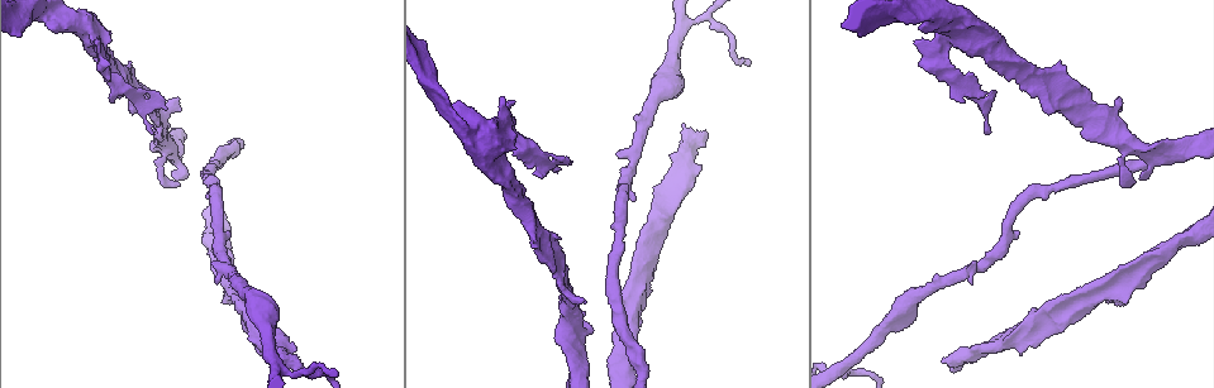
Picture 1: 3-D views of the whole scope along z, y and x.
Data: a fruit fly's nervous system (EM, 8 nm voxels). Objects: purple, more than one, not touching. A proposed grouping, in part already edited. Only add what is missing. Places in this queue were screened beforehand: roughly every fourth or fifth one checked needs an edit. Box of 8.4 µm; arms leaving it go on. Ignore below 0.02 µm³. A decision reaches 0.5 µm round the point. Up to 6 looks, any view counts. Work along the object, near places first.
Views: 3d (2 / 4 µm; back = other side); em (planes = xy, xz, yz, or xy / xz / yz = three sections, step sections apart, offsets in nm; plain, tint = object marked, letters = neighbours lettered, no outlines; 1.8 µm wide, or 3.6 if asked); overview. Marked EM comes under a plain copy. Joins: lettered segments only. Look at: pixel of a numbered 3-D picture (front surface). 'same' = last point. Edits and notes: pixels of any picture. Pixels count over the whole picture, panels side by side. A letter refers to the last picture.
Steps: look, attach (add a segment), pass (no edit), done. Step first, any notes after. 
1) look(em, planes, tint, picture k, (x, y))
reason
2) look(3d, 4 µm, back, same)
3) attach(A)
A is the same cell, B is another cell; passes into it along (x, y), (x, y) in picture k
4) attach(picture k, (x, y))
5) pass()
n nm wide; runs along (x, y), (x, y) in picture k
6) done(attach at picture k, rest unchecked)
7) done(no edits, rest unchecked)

look(3d, 2 µm, picture 1, (1140, 178))
free end

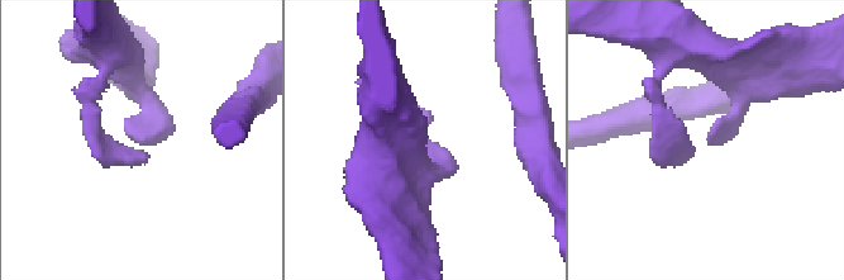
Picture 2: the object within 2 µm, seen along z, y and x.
look(em, xy, step 8, letters, picture 2, (133, 137))

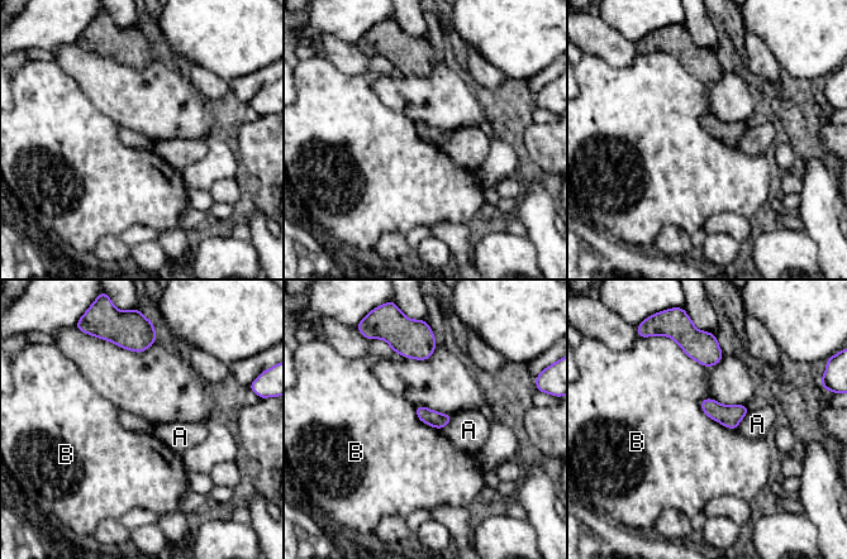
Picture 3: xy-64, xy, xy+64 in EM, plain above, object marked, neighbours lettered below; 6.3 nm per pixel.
look(em, planes, letters, same)

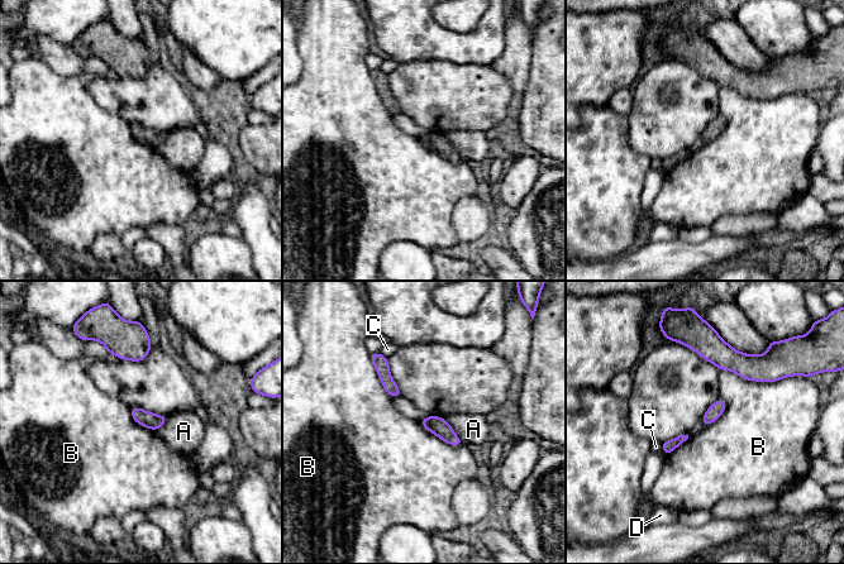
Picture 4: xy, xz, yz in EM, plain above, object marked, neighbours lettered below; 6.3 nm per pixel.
pass()
A, B, C and D are other cells; border along (720, 369), (757, 381), (783, 378) in picture 4; none of them fits

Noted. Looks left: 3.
look(em, planes, letters, picture 1, (641, 281))
a fork

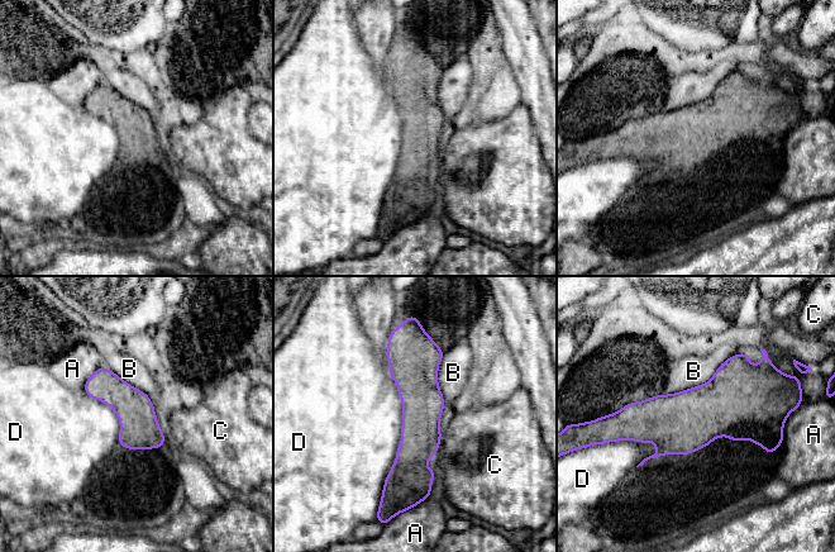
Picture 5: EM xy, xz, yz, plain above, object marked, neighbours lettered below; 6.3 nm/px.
pass()
240 nm wide; A, B, C and D are other cells; runs along (409, 342), (418, 384), (421, 494) in picture 5; no lettered segment goes on from it

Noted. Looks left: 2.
look(3d, 2 µm, picture 1, (504, 97))
an open end

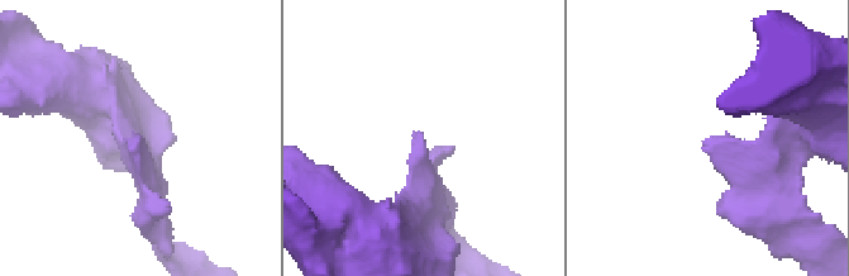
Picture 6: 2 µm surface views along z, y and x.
look(em, planes, letters, picture 6, (134, 137))
shape alone is not enough

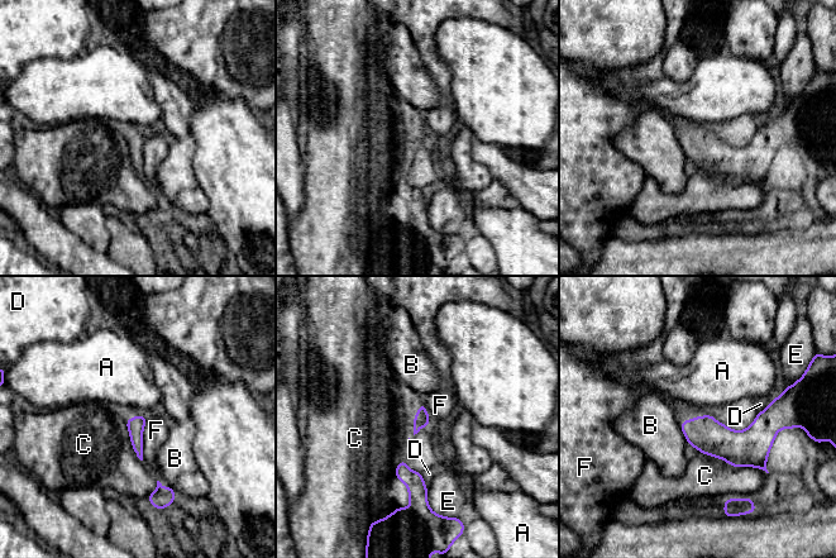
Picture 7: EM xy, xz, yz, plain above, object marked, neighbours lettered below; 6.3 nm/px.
pass()
A, B, C, D, E and F are other cells; border along (687, 442), (767, 473) in picture 7; no lettered segment goes on from it

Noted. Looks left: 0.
done(no edits, rest unchecked)

